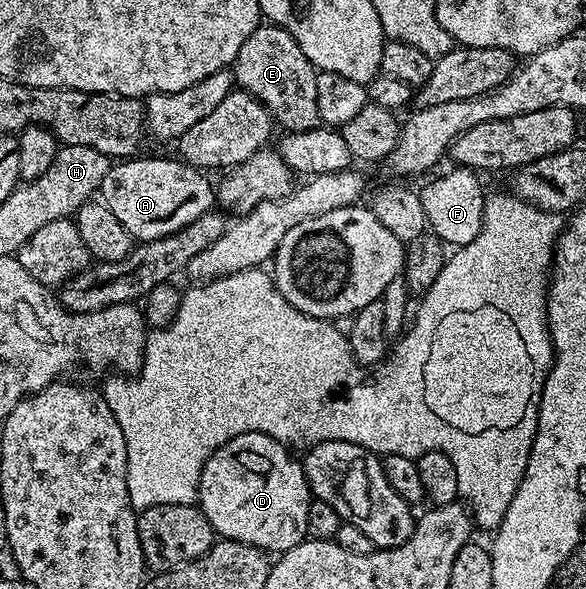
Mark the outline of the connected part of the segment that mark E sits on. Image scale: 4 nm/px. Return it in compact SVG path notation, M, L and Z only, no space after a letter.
M261 25L242 41L238 57L230 68L235 86L250 93L270 112L285 132L305 131L321 126L318 113L317 70L302 53L298 41L286 33L286 29L275 25Z

